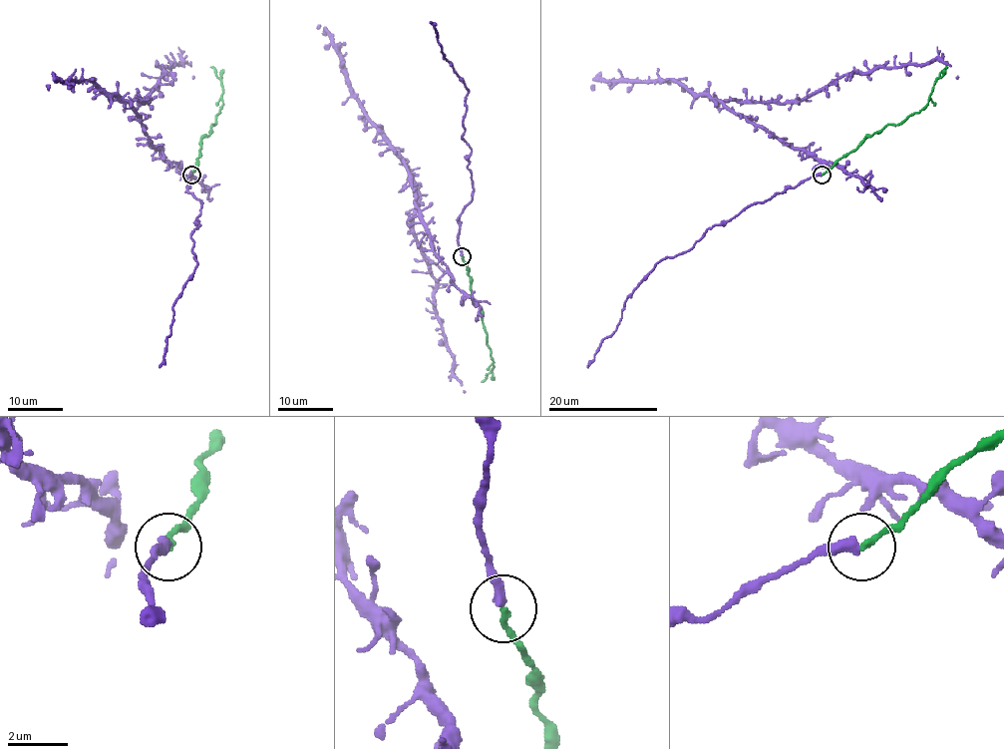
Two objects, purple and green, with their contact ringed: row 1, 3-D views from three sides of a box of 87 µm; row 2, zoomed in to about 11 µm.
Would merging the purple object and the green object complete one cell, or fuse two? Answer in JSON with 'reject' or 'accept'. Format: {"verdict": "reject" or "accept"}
{"verdict": "accept"}

